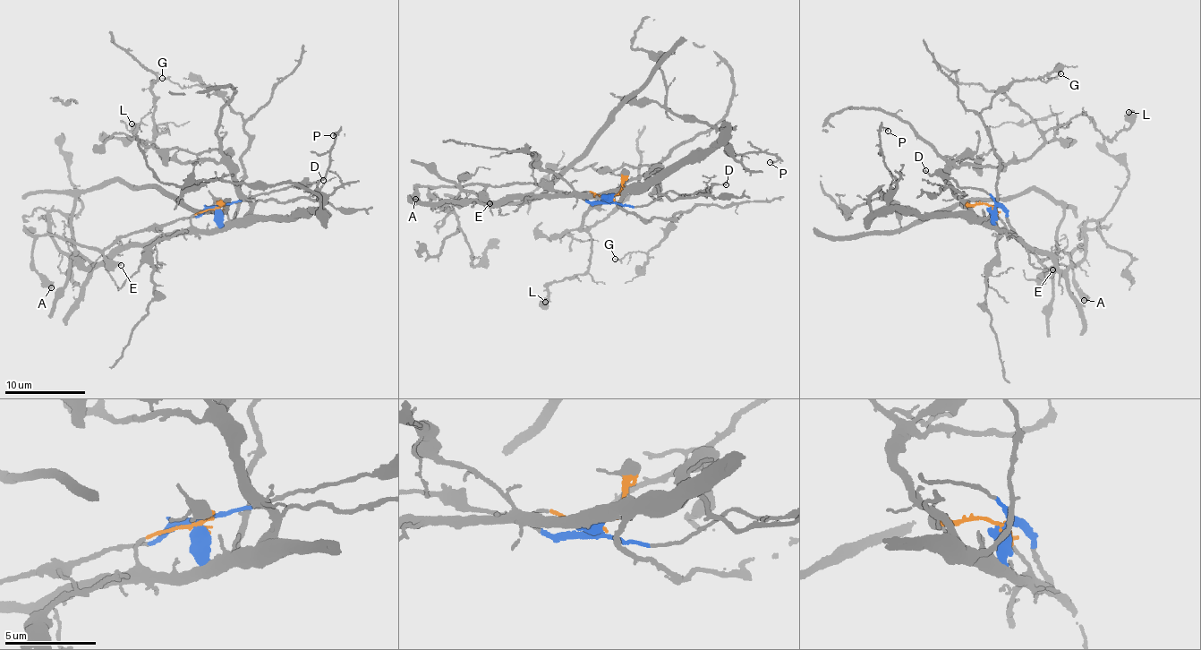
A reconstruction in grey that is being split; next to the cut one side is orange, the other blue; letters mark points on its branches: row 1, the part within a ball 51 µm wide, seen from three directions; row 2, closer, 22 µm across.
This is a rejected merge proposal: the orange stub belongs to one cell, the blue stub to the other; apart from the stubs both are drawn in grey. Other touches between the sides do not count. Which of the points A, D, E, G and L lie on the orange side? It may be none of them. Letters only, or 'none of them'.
G, L

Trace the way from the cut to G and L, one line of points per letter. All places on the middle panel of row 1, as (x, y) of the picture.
G: (612, 198), (579, 194), (614, 192), (623, 197), (622, 208), (650, 223), (680, 212), (648, 252), (614, 259)
L: (612, 198), (579, 194), (639, 191), (658, 169), (591, 204), (588, 266), (549, 286), (546, 301)

